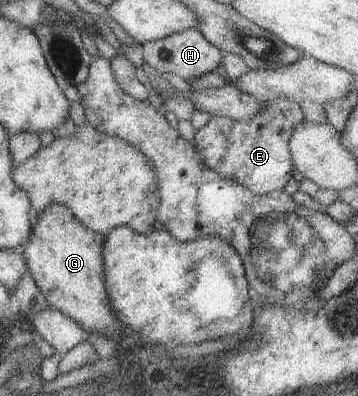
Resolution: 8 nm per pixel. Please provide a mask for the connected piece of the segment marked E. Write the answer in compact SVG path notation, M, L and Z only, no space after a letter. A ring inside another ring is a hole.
M280 97L262 103L262 110L250 120L234 120L211 116L207 124L196 131L194 145L204 164L223 177L232 178L247 186L254 194L282 190L294 176L294 163L289 140L292 130L304 122L299 103Z

